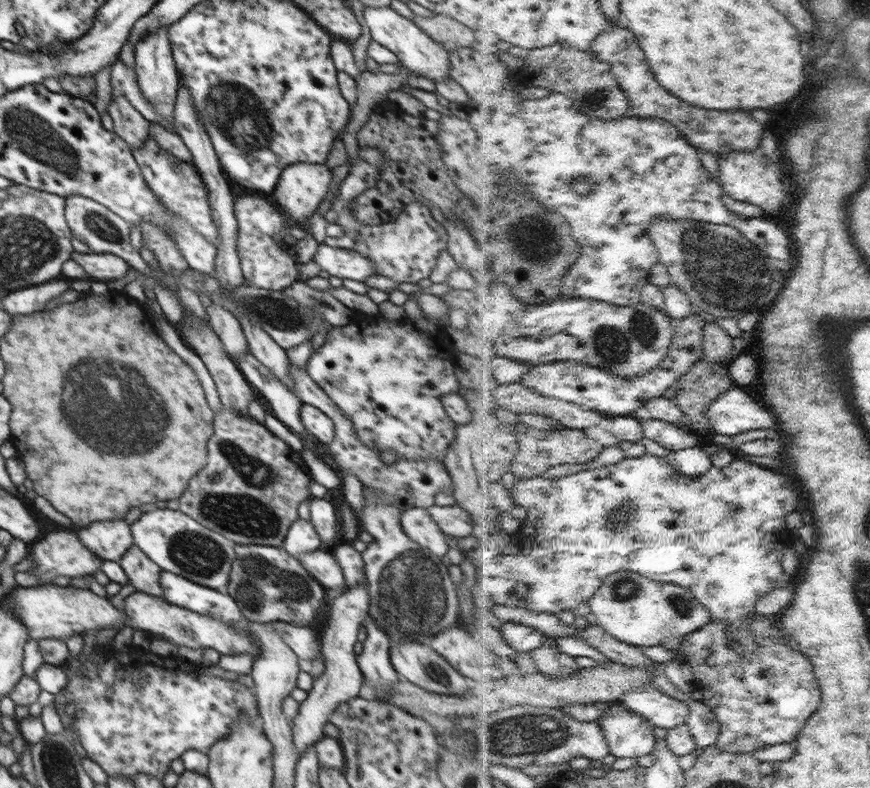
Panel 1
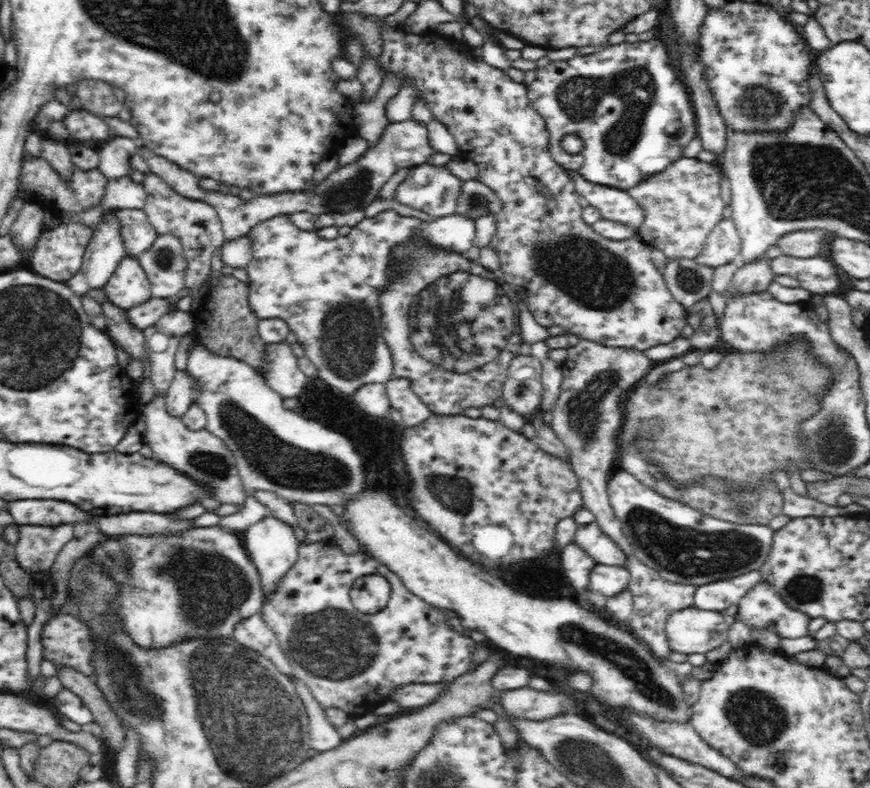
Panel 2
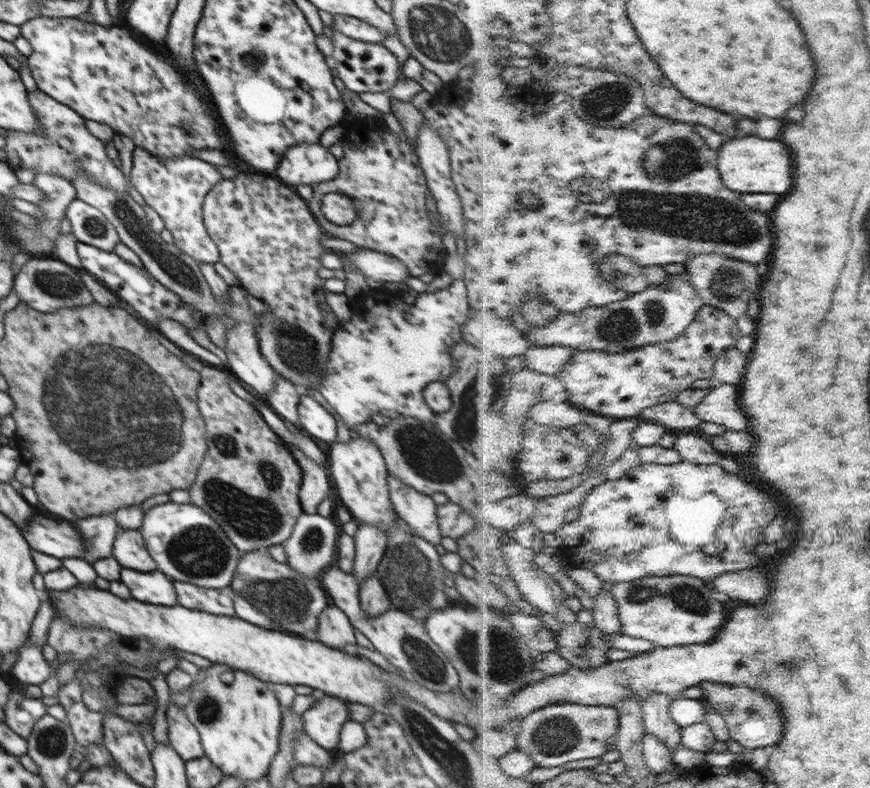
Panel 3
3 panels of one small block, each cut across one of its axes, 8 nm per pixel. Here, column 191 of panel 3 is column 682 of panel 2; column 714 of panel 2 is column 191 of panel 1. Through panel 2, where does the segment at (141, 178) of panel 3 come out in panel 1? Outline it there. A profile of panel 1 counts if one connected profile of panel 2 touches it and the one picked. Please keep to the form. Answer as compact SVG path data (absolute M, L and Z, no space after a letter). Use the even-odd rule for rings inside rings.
M150 136L146 139L146 143L140 149L134 149L132 154L140 167L146 184L150 190L153 190L154 196L174 214L174 218L185 220L217 248L217 230L212 219L207 188L193 163L184 162L174 157L160 148Z

